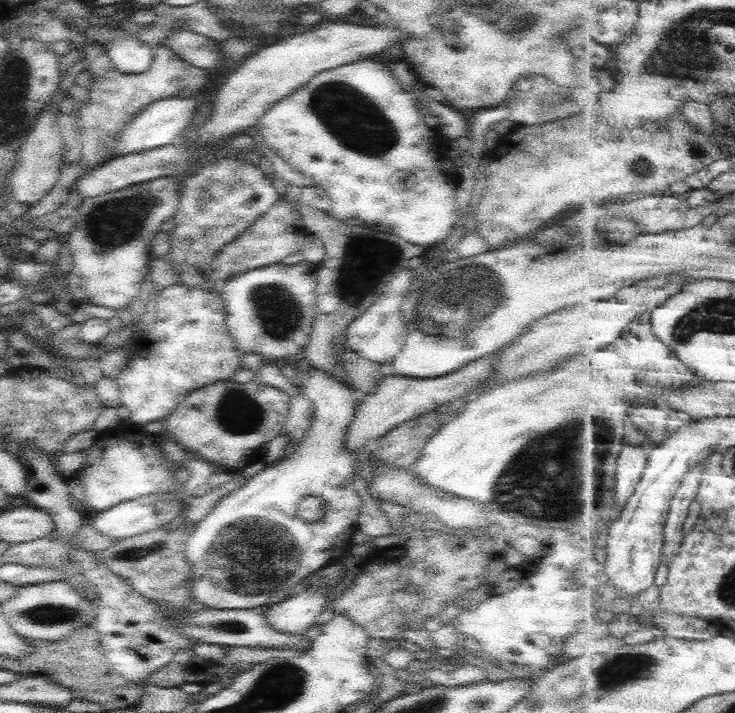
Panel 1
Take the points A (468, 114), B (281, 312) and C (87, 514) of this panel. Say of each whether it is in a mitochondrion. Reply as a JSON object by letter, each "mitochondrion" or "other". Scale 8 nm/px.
{"A":"other","B":"mitochondrion","C":"other"}

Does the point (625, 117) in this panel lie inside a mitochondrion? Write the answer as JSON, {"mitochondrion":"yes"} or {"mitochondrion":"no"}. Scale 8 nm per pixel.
{"mitochondrion":"no"}

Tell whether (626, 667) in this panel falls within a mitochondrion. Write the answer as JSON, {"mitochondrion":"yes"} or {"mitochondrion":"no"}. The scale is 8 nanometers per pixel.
{"mitochondrion":"yes"}

